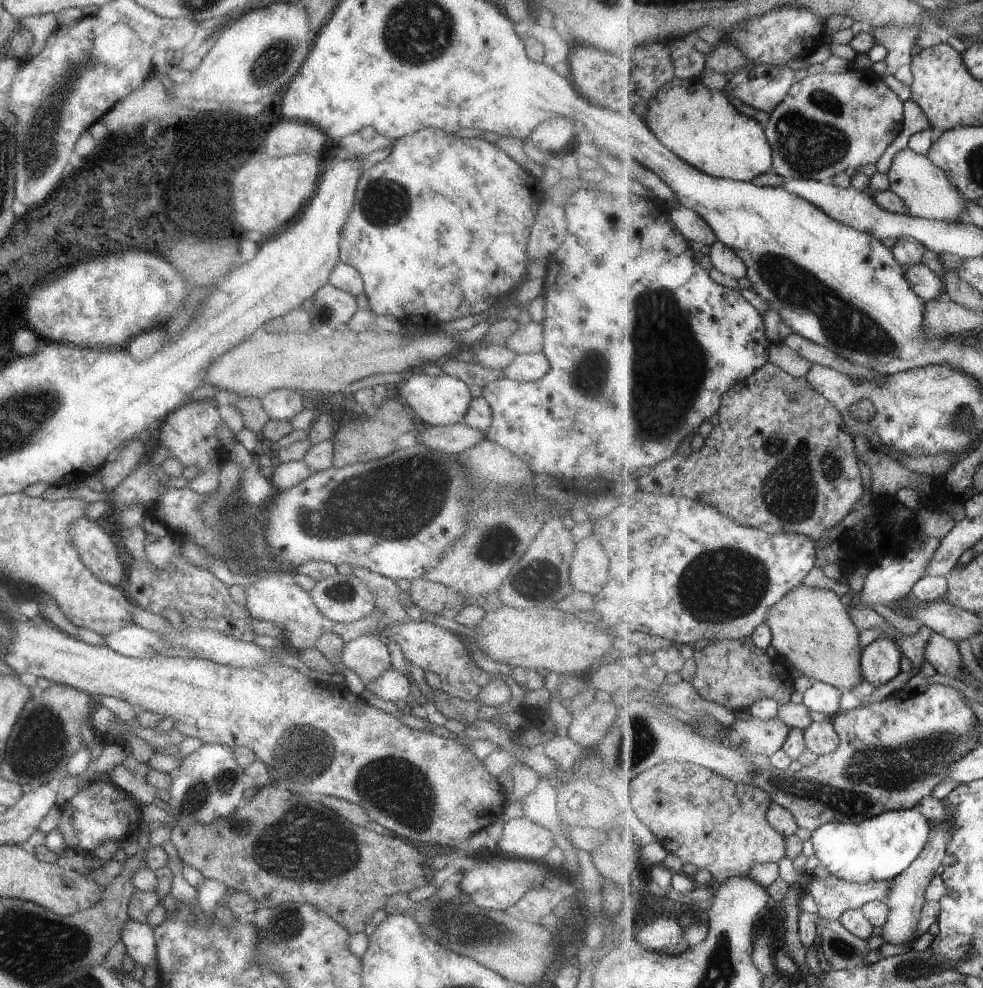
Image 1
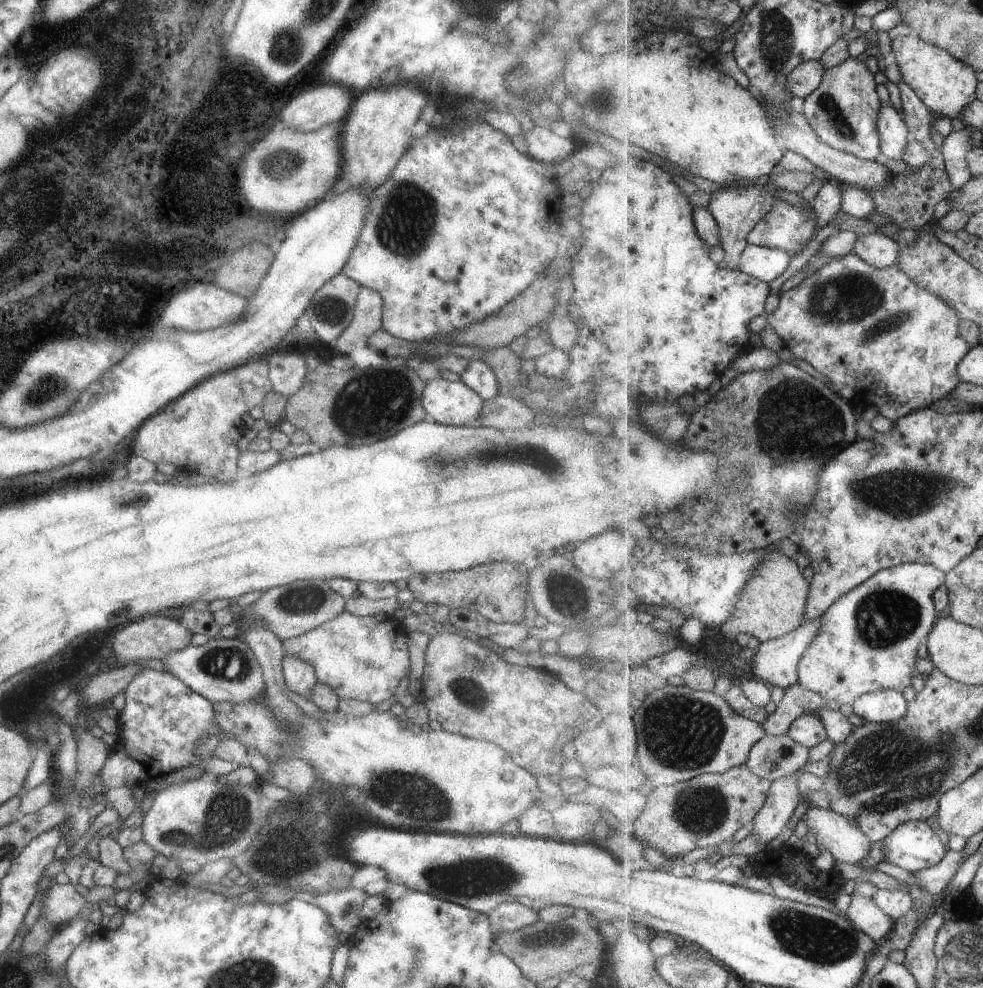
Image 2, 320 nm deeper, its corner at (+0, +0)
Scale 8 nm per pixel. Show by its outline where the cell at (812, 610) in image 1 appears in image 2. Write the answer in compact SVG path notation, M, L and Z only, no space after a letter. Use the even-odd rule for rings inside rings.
M782 551L771 553L752 576L738 596L738 608L735 609L734 616L722 624L722 636L747 633L765 642L785 636L806 622L810 579L805 576L803 570L799 570L796 560L792 560Z

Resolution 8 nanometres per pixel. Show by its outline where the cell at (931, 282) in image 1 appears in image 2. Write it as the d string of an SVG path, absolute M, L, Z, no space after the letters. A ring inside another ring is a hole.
M886 231L865 233L858 236L854 246L855 254L874 267L884 269L898 266L902 246Z

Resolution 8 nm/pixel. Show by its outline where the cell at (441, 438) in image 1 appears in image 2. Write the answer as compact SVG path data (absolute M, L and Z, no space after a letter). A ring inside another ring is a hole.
M493 395L483 401L480 408L479 425L495 430L512 431L529 427L534 418L531 410L521 398Z

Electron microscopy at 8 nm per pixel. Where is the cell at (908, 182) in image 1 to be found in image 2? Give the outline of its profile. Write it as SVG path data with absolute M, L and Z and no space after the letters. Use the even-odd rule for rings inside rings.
M883 103L878 118L878 131L882 138L884 156L904 160L912 137L911 129L907 126L901 110L893 108L890 103Z

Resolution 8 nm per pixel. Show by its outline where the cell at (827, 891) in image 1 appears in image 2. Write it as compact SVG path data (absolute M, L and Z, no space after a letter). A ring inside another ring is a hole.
M965 847L959 851L950 850L938 865L915 873L914 883L917 883L922 889L928 890L932 895L941 897L941 892L955 878L955 874L959 872L959 868L963 866L967 857Z

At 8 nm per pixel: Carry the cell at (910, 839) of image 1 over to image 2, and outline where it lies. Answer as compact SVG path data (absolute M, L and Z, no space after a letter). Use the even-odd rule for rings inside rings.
M909 821L896 828L885 840L886 861L882 864L897 865L912 873L929 869L938 865L950 851L946 842L943 842L933 828L926 821Z

